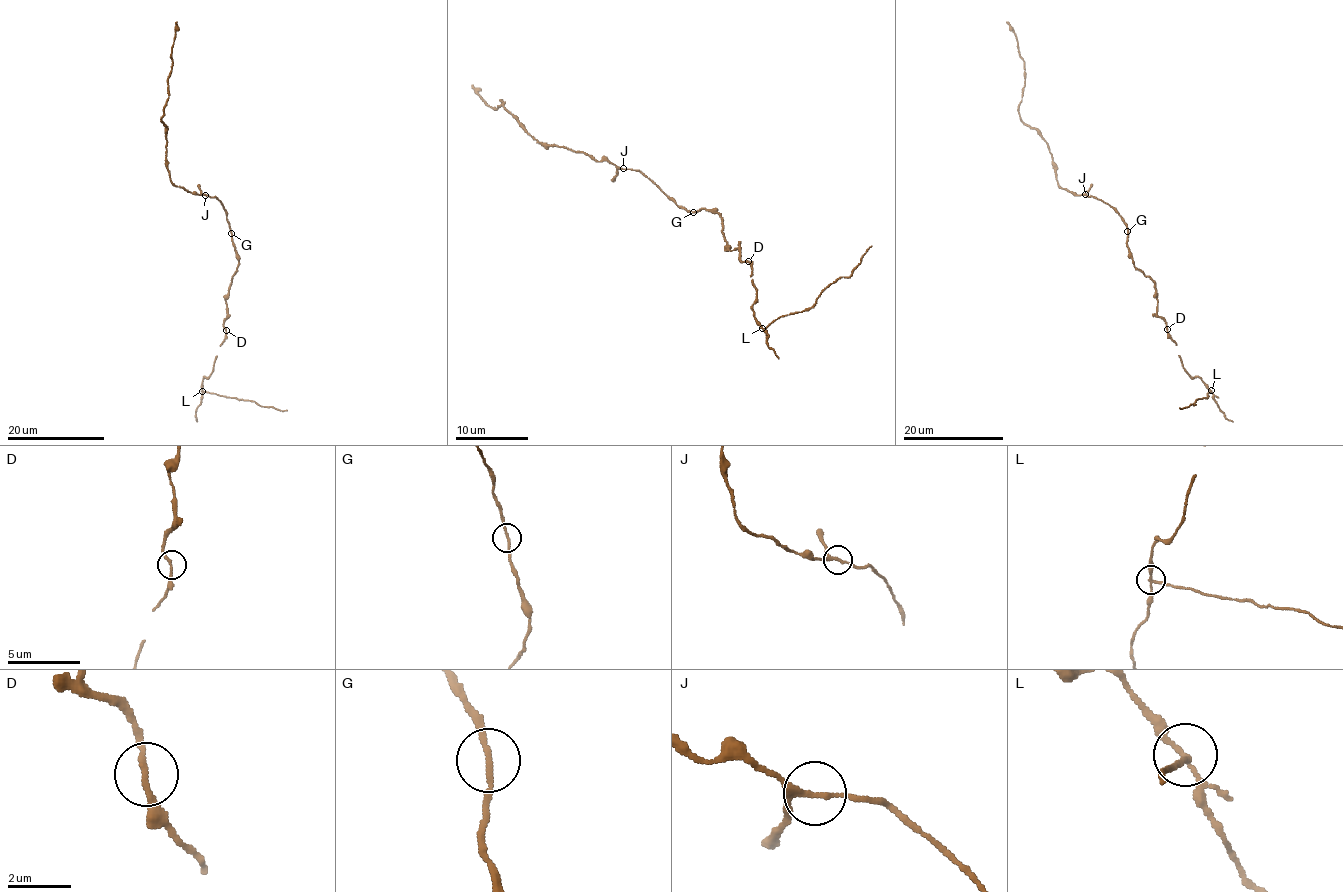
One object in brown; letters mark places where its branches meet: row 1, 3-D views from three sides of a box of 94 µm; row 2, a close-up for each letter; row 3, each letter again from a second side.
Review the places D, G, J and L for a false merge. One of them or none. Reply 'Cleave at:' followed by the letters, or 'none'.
Cleave at: L

